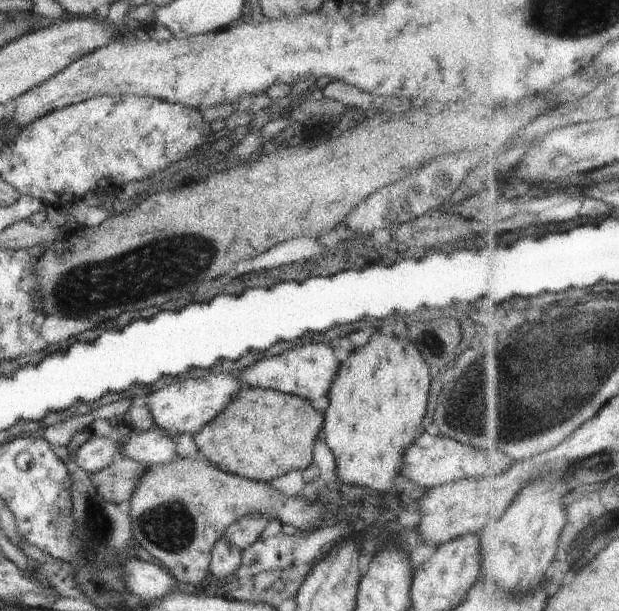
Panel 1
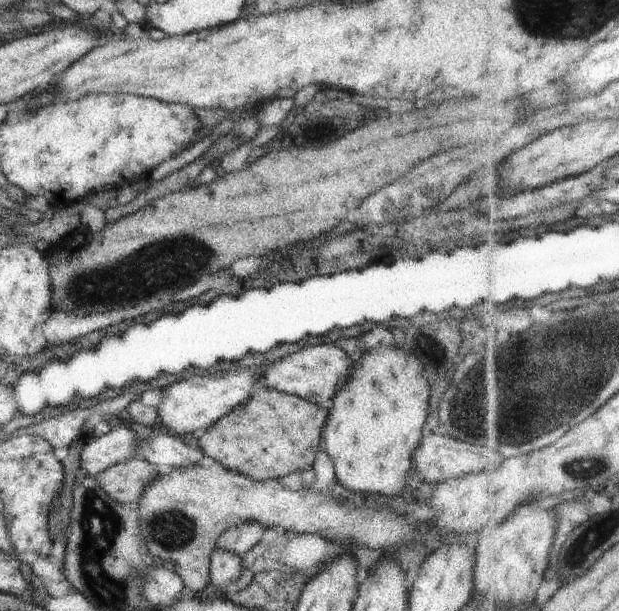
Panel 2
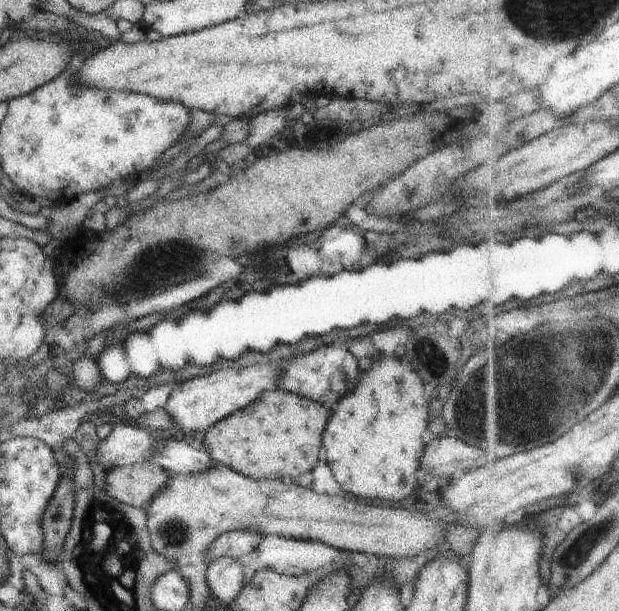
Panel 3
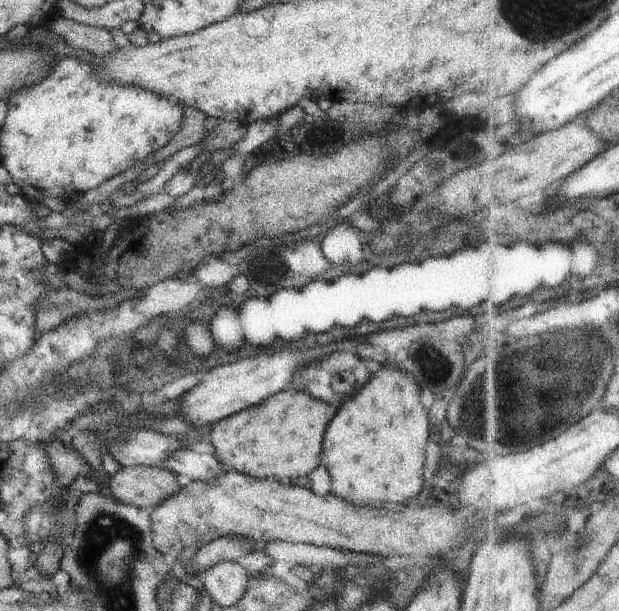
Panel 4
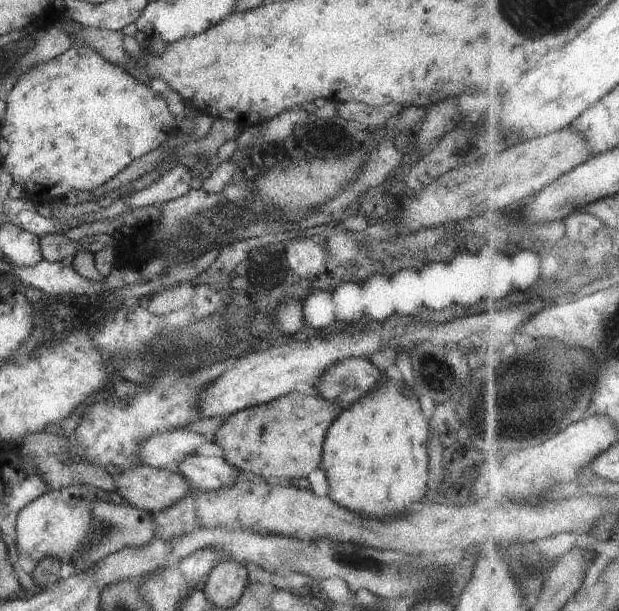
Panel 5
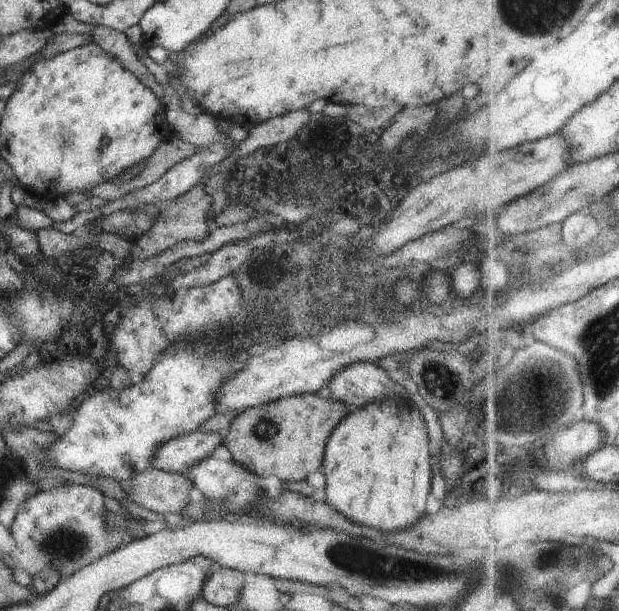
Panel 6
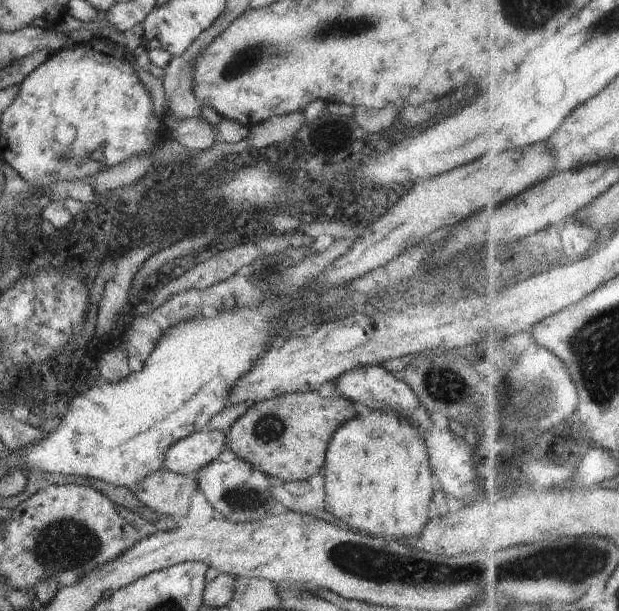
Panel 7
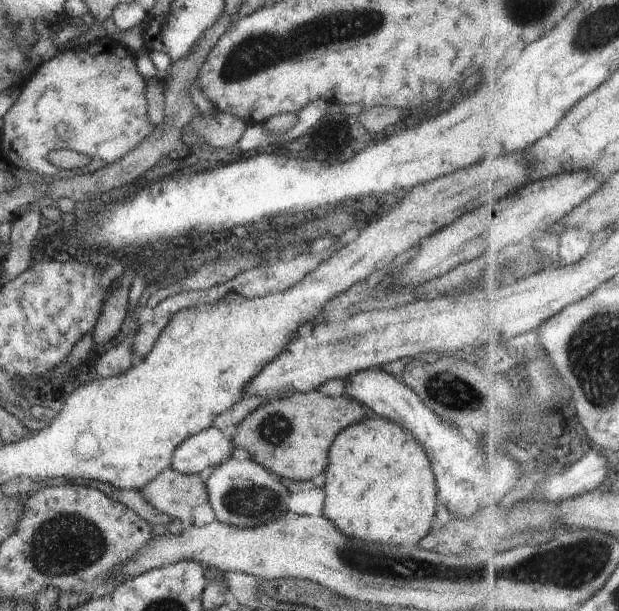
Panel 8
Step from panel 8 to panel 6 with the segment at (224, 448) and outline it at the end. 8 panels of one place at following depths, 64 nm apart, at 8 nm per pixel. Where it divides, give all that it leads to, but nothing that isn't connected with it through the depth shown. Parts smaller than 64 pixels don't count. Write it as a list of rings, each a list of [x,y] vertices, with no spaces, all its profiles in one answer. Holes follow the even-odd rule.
[[[200,429],[169,438],[153,450],[150,464],[161,471],[183,474],[184,469],[206,458],[221,444],[221,438],[221,433],[205,433]]]

